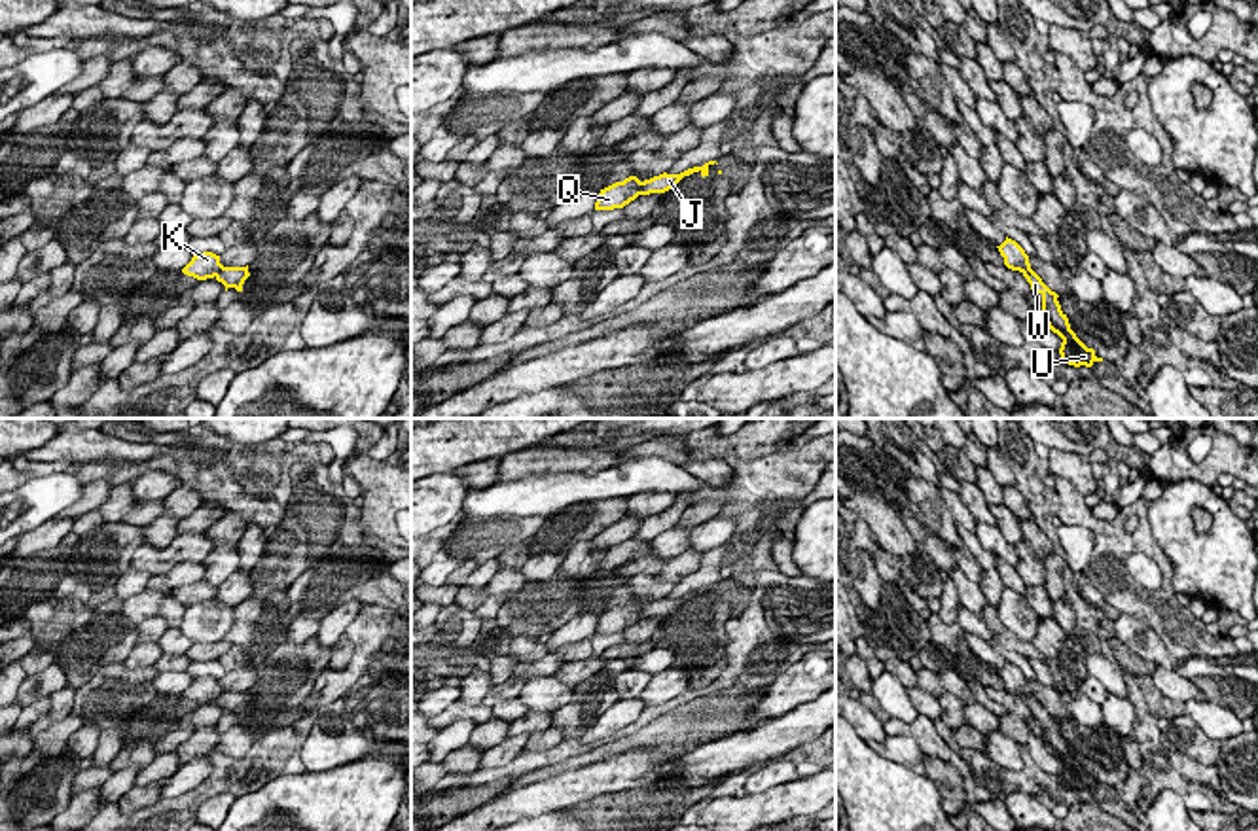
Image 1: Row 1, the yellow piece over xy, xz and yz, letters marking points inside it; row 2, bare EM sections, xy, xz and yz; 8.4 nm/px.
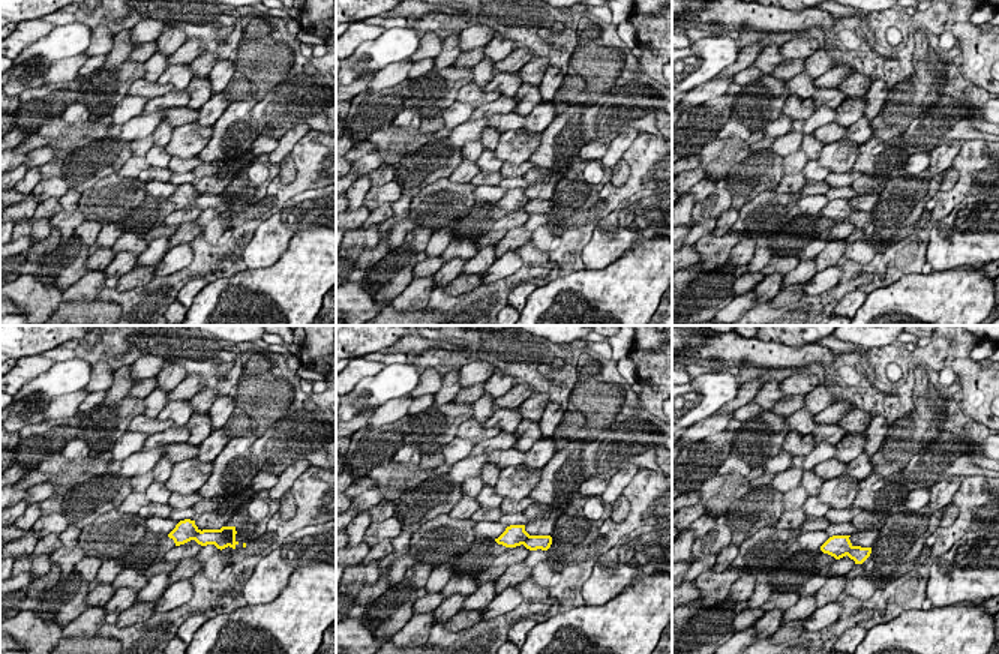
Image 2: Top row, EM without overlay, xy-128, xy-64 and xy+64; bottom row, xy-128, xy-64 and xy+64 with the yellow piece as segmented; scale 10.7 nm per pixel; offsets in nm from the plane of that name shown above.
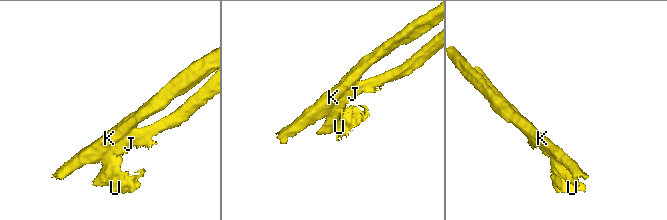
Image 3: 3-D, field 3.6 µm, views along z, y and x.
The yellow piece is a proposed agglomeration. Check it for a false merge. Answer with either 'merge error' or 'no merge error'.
merge error

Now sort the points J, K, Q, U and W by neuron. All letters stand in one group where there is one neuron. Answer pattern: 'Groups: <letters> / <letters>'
Groups: J U W / K Q

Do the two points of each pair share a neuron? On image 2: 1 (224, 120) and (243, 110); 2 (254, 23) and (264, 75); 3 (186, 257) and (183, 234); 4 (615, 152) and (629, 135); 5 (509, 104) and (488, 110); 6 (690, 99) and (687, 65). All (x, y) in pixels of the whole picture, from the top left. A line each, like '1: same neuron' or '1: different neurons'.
1: same neuron
2: same neuron
3: different neurons
4: same neuron
5: same neuron
6: different neurons

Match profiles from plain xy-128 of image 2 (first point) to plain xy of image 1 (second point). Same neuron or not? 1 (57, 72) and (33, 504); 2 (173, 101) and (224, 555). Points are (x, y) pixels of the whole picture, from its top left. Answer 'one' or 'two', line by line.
1: two
2: two

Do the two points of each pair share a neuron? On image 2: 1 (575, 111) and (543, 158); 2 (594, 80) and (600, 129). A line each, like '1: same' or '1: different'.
1: same
2: different

